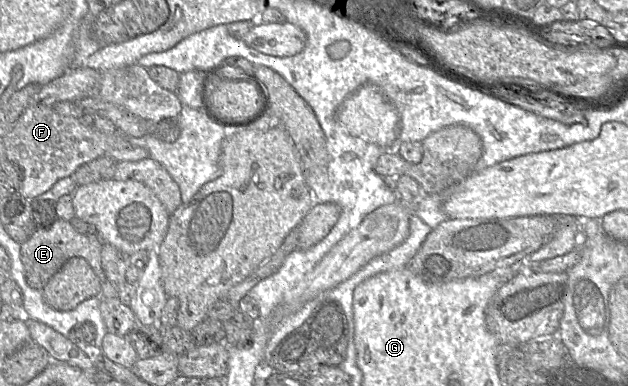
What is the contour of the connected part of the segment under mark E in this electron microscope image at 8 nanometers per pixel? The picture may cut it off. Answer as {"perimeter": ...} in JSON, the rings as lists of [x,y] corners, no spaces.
{"perimeter":[[[58,218],[48,228],[37,228],[25,242],[21,243],[20,256],[28,285],[42,290],[47,282],[57,273],[67,260],[73,257],[84,258],[91,266],[101,284],[106,276],[101,264],[103,242],[98,234],[81,234],[70,221]]]}

